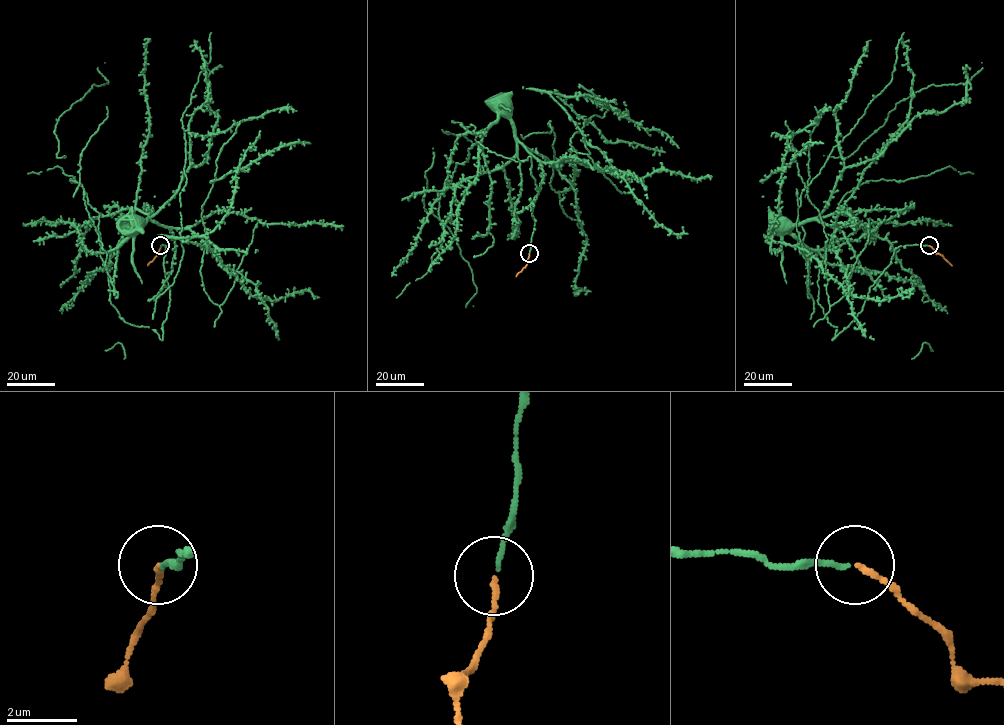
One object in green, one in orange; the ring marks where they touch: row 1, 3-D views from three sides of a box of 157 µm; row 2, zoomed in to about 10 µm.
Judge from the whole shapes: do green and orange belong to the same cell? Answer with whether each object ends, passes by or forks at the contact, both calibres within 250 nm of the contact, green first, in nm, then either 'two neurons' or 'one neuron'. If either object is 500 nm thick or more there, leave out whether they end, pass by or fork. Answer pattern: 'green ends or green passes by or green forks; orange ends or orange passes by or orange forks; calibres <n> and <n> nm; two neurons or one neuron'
green ends; orange ends; calibres 120 and 140 nm; one neuron

